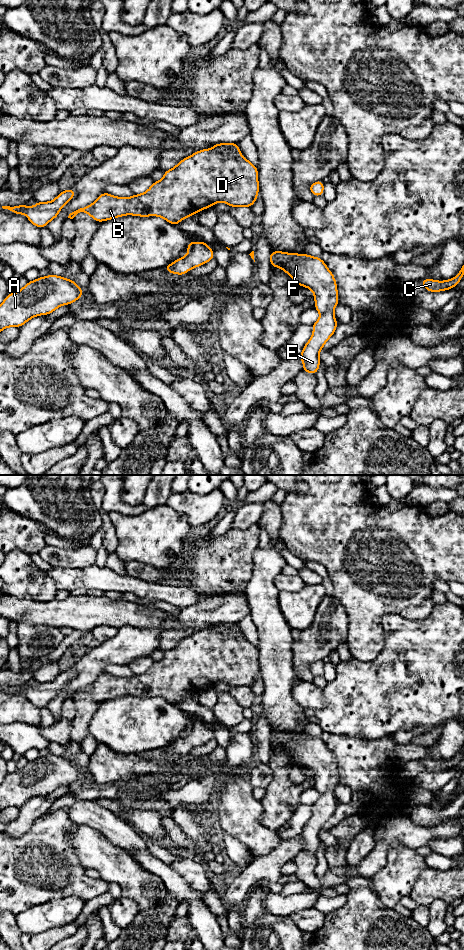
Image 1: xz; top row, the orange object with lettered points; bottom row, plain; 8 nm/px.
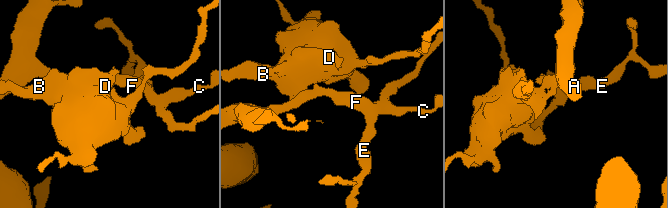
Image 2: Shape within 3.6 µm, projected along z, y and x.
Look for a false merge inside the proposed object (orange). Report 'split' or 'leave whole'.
split

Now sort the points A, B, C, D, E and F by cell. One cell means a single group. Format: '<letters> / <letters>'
A C E F / B D

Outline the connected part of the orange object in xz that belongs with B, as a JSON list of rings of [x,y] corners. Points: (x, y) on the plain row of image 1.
[[[220,623],[211,629],[196,631],[165,651],[164,657],[153,662],[146,672],[129,678],[104,672],[91,685],[70,693],[68,698],[73,699],[80,692],[88,693],[100,703],[124,695],[160,696],[177,707],[183,699],[213,687],[217,682],[225,682],[230,687],[251,687],[259,672],[258,649],[239,632],[236,623]]]

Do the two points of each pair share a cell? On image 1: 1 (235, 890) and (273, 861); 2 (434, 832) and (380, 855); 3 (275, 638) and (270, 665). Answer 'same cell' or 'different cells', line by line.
1: same cell
2: same cell
3: same cell

